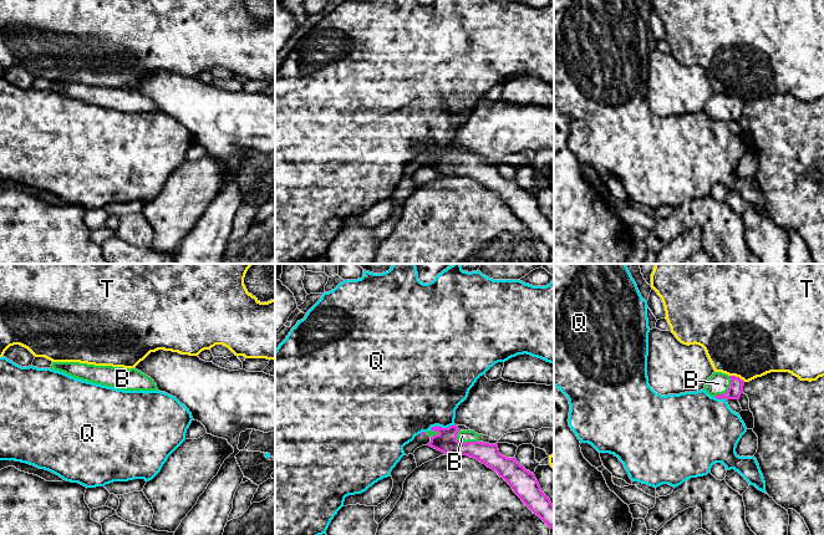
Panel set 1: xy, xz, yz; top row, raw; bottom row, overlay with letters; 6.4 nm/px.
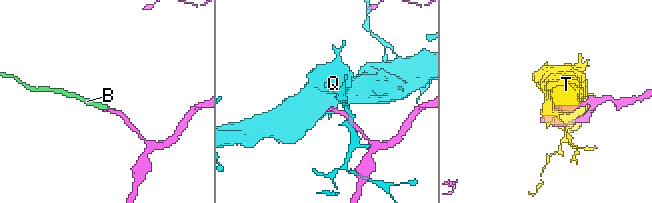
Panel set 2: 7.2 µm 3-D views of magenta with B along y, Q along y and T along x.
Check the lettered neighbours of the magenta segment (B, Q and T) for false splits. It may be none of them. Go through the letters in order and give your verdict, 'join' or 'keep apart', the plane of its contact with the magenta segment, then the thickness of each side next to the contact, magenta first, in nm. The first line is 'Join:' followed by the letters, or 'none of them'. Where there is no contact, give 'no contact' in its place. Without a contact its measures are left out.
Join: B
B: join | yz | 90/140 nm
Q: keep apart | xz | 140/460 nm
T: keep apart | yz | 90/500 nm

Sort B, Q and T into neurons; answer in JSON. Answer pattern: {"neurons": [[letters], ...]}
{"neurons": [["B"], ["Q"], ["T"]]}

